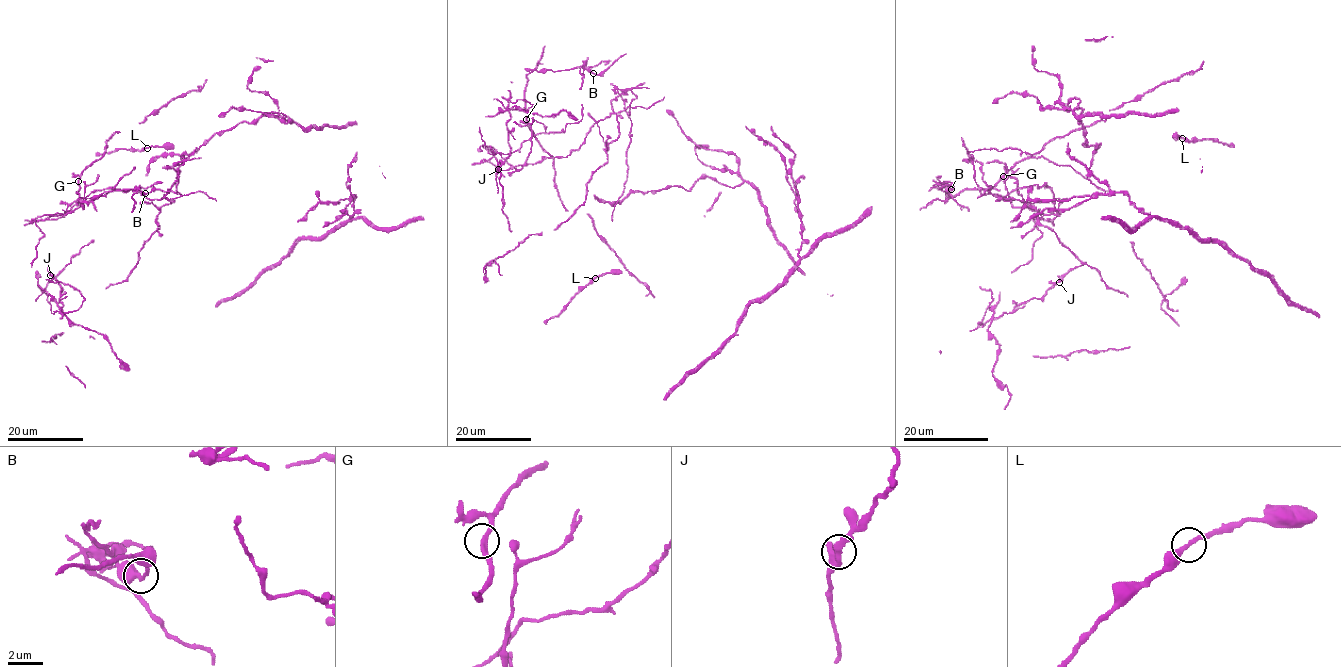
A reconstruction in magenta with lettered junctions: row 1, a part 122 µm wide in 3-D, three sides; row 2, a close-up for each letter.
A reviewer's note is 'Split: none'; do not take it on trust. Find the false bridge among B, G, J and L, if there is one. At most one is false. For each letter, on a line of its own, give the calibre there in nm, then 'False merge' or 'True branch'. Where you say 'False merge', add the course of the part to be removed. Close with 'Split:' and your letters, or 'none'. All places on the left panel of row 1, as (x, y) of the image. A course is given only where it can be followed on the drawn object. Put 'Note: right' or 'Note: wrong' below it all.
B: Thickness 260 nm. True branch
G: Thickness 260 nm. True branch
J: Thickness 240 nm. True branch
L: Thickness 260 nm. True branch
Split: none
Note: right

